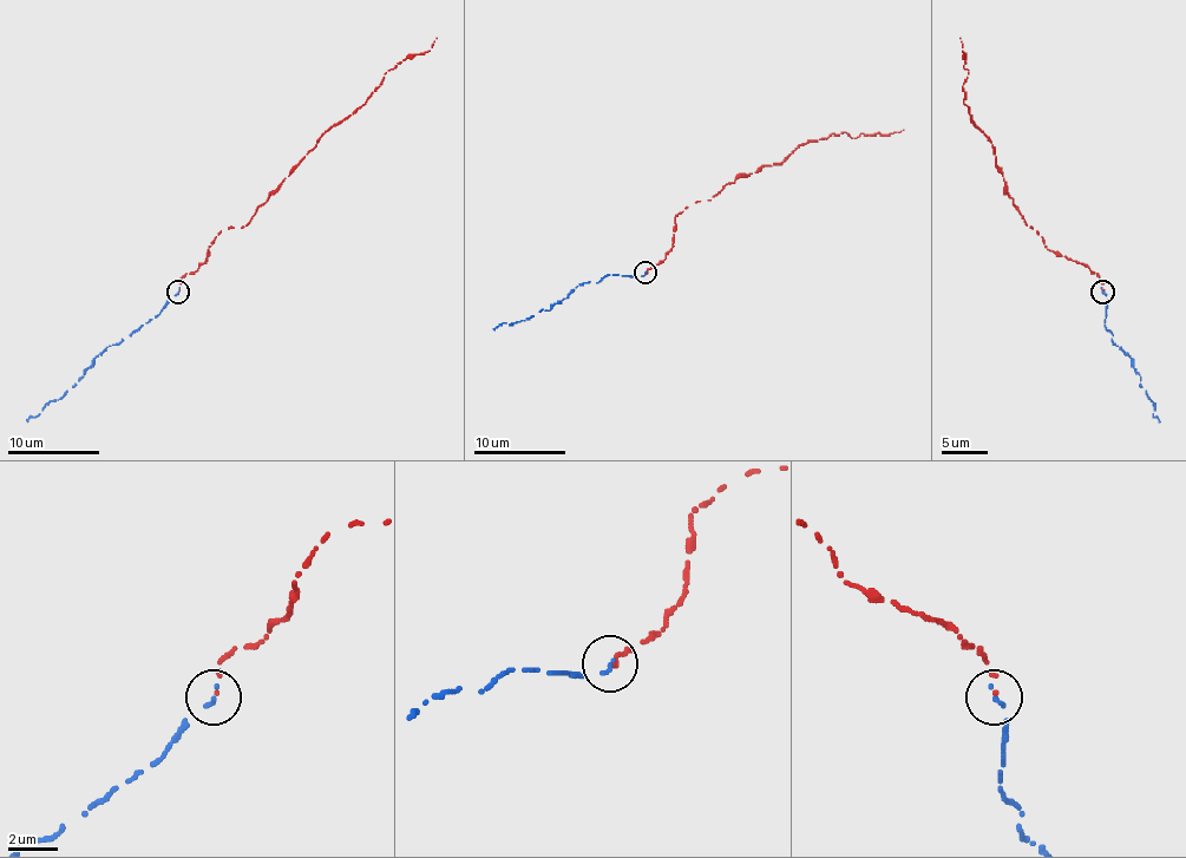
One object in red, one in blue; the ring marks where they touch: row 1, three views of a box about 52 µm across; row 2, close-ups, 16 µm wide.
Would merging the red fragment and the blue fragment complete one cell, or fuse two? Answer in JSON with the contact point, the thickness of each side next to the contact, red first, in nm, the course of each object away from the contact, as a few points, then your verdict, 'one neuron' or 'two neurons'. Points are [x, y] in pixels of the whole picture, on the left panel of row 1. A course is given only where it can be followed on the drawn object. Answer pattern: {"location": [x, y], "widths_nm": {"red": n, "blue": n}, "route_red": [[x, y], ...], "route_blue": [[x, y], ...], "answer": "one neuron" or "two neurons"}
{"location": [178, 292], "widths_nm": {"red": 150, "blue": 170}, "route_red": [[178, 290], [181, 279], [204, 262], [220, 230], [243, 228], [387, 70], [428, 51], [436, 38]], "route_blue": [[178, 293], [156, 318], [93, 359], [76, 384], [27, 421]], "answer": "one neuron"}

